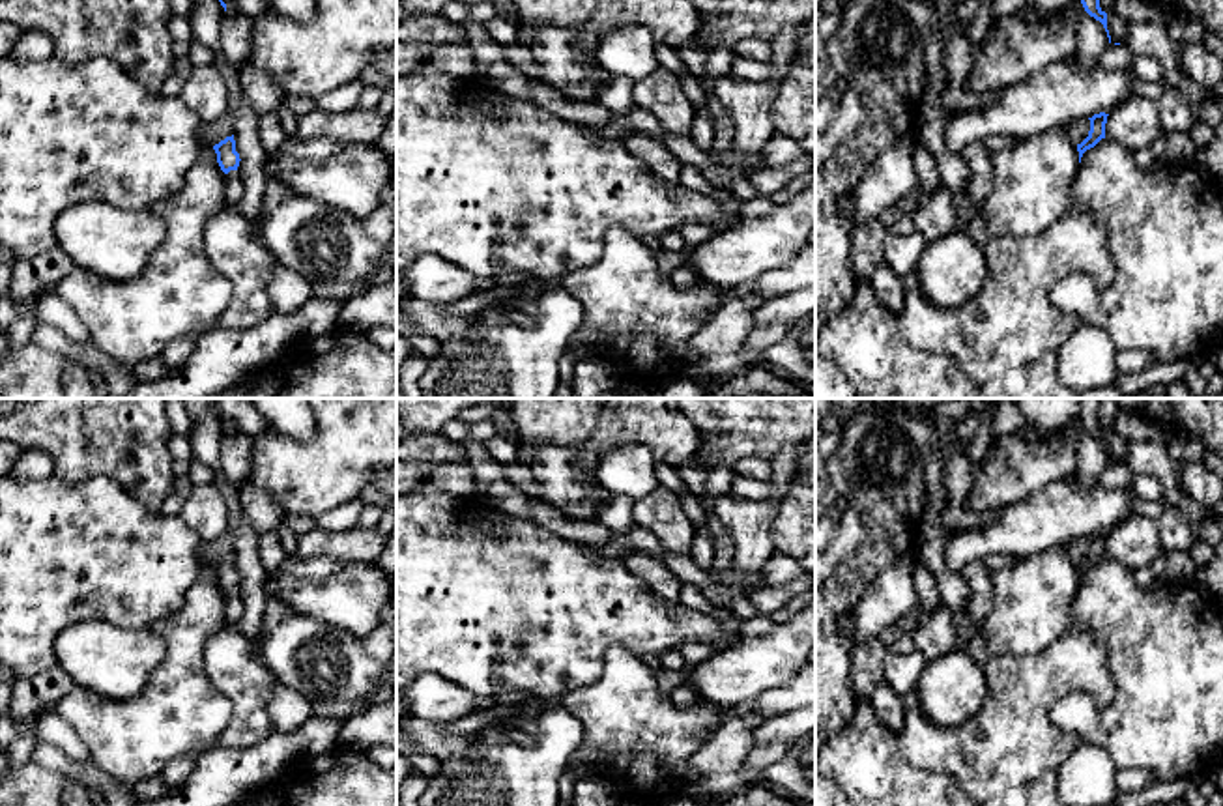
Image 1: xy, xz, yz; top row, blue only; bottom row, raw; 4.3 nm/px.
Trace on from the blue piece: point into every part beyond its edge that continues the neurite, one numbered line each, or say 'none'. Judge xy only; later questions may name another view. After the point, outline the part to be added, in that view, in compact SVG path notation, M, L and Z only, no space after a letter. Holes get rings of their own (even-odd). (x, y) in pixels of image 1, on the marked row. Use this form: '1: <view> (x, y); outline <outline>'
1: xy (234, 187); outline M237 170L226 174L226 204L237 204L243 194L243 183Z

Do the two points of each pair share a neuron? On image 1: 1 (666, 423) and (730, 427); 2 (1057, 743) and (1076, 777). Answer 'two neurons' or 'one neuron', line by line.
1: two neurons
2: two neurons

